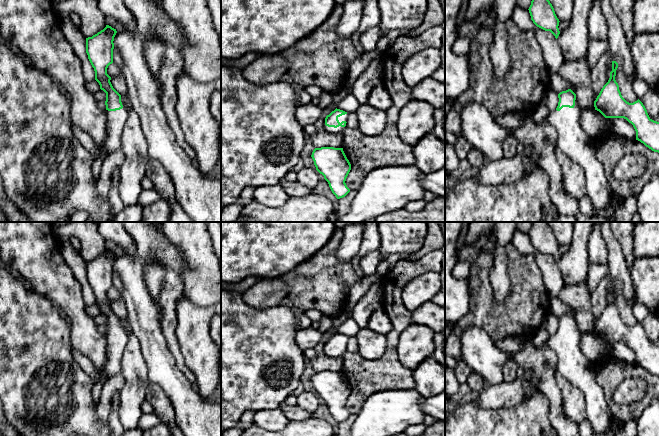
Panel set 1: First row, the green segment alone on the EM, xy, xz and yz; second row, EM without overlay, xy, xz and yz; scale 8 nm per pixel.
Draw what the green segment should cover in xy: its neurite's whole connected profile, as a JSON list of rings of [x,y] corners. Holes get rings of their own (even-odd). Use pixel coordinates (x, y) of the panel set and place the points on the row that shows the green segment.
[[[109,25],[86,38],[86,53],[95,71],[95,80],[100,89],[106,93],[107,137],[105,152],[108,156],[121,152],[122,131],[129,117],[129,112],[123,107],[121,95],[113,88],[107,74],[107,68],[113,63],[114,37],[116,29]]]

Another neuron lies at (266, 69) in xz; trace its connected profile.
[[[279,53],[261,55],[243,70],[243,76],[253,85],[265,85],[281,80],[287,73],[288,62]]]

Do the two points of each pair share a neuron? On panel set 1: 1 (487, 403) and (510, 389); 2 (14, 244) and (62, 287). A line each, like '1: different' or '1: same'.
1: same
2: same

